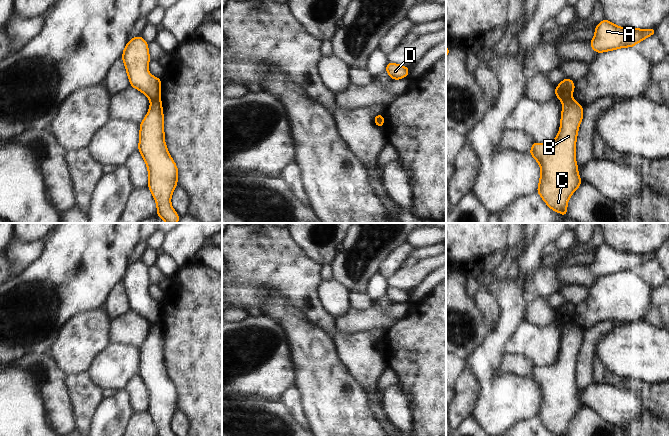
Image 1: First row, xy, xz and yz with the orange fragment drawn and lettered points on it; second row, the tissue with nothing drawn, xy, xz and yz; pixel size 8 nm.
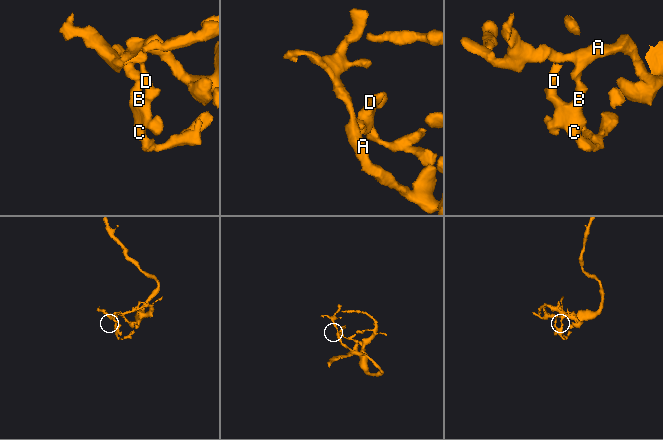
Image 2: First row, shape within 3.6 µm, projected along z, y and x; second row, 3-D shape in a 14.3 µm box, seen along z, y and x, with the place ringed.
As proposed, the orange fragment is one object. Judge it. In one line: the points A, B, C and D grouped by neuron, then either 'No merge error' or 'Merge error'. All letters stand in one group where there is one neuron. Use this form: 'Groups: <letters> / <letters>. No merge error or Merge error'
Groups: A / B C D. Merge error.

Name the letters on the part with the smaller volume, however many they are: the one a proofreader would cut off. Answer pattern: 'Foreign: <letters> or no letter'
Foreign: B, C, D

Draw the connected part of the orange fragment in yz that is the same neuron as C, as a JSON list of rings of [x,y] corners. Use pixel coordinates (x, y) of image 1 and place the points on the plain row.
[[[571,321],[562,325],[562,330],[561,350],[557,361],[548,368],[534,366],[529,376],[541,391],[537,417],[556,436],[566,436],[568,423],[582,407],[575,384],[575,367],[577,365],[577,355],[583,342],[584,332]]]

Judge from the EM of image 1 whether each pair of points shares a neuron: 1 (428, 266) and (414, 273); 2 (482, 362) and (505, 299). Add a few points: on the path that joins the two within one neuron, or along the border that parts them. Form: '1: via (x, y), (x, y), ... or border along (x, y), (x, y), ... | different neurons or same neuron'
1: via (425, 266), (417, 272) | same neuron
2: via (493, 346), (508, 324), (508, 315) | same neuron

